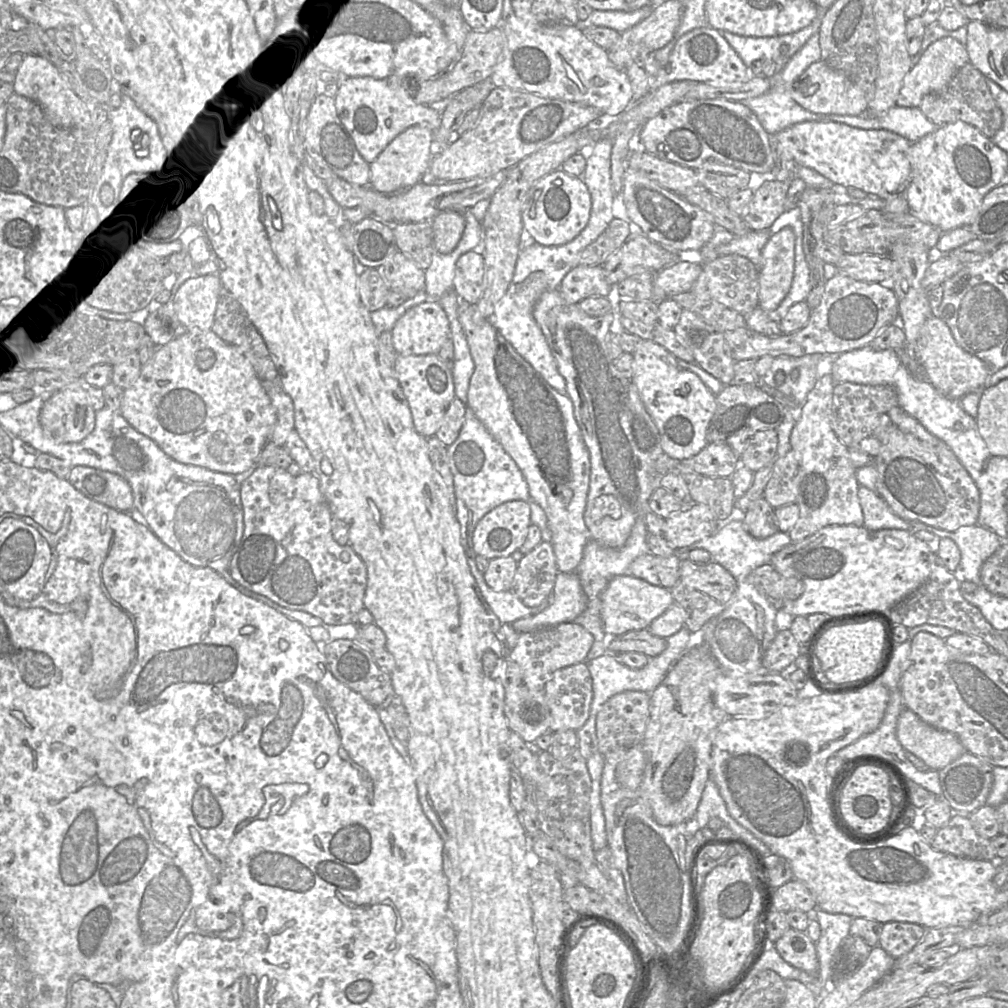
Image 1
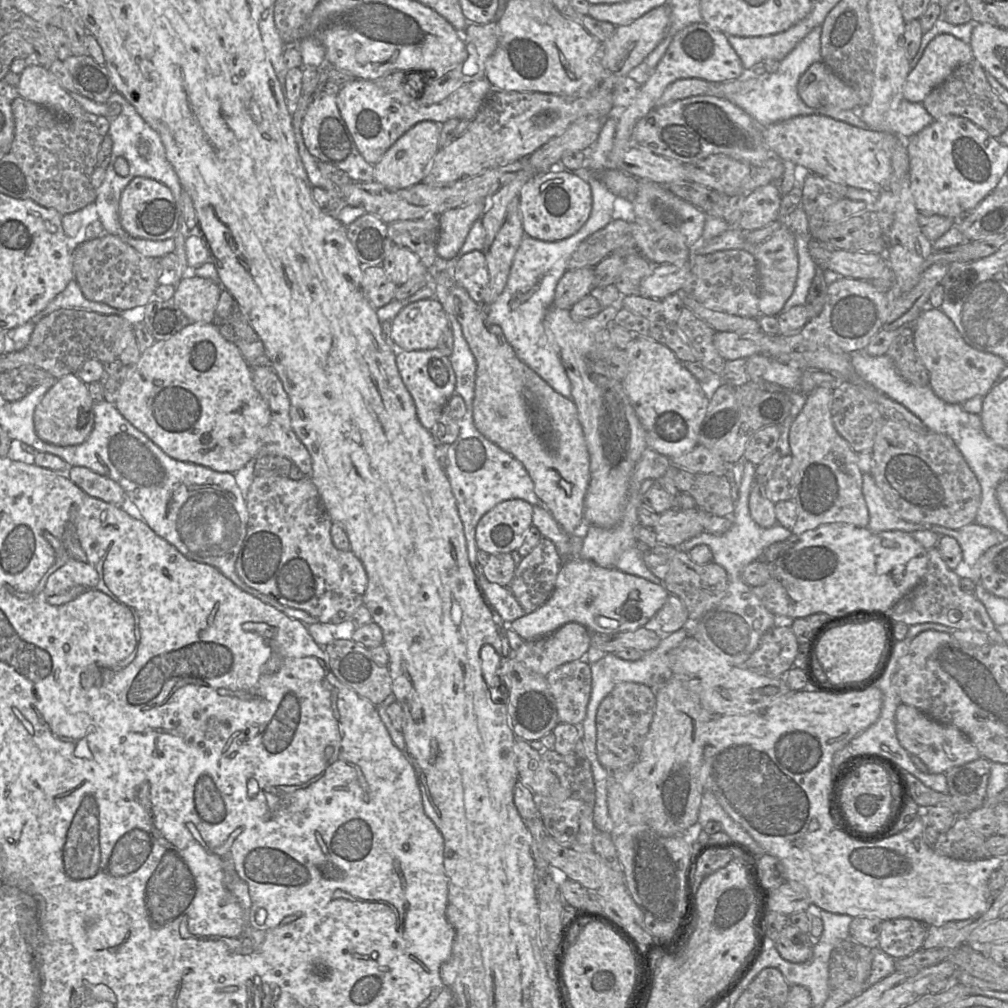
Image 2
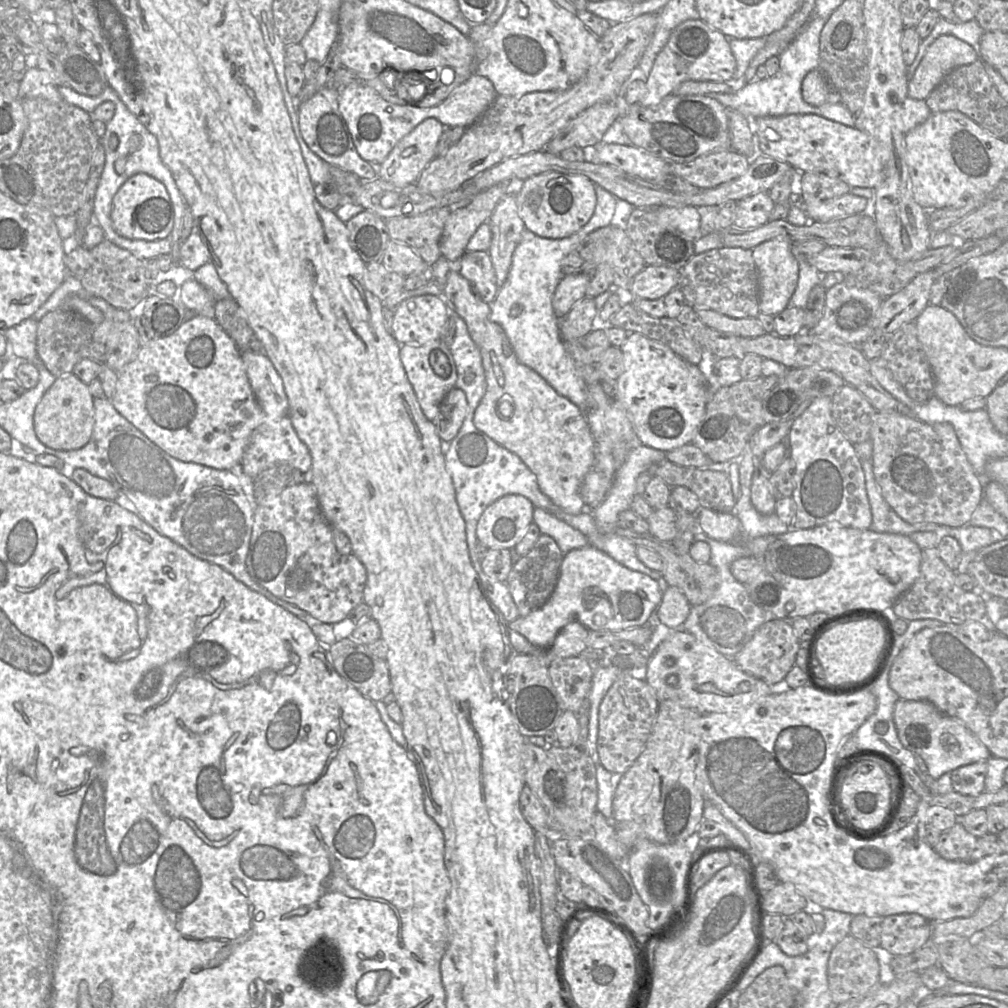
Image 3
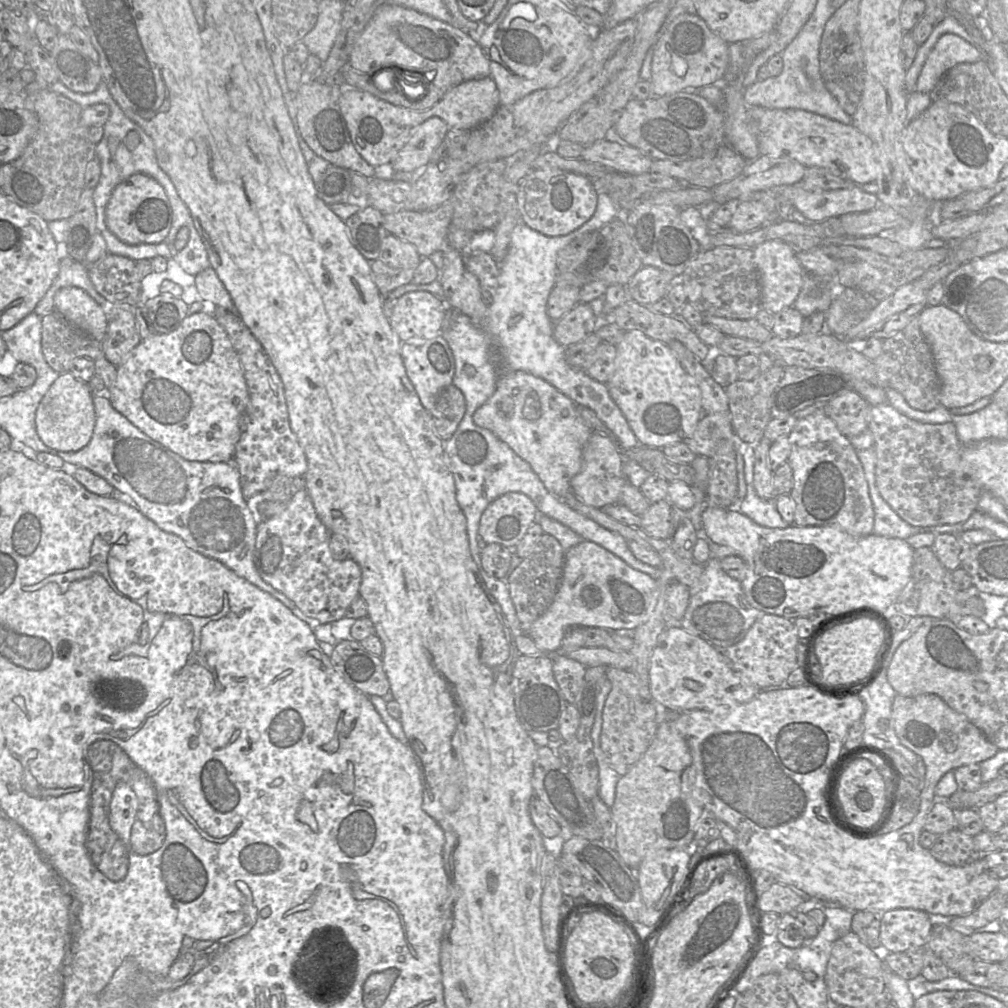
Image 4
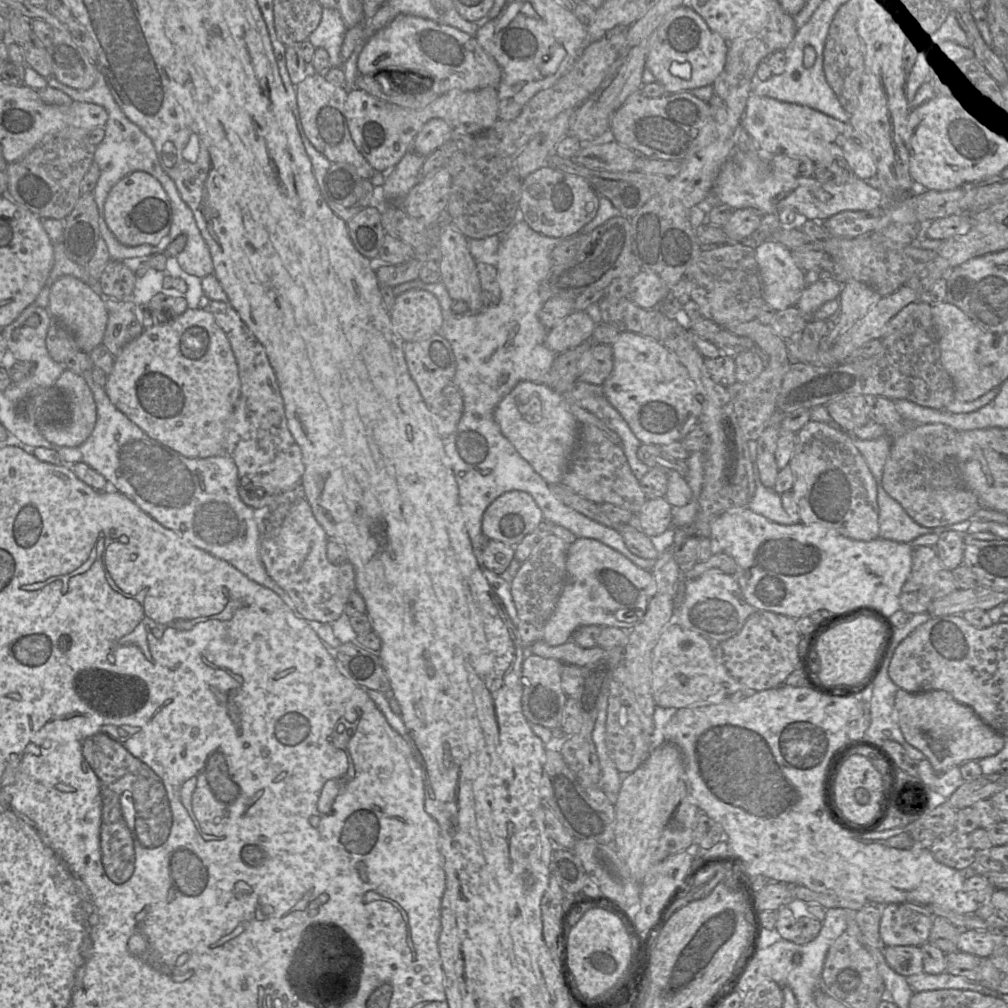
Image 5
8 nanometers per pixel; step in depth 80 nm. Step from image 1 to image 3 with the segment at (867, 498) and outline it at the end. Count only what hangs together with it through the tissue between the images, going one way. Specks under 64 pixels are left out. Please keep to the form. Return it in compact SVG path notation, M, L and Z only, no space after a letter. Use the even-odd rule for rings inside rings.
M871 460L861 461L865 476L867 497L871 507L872 523L870 529L878 533L910 535L914 532L936 532L940 527L948 527L936 523L910 524L901 519L882 497L873 473Z

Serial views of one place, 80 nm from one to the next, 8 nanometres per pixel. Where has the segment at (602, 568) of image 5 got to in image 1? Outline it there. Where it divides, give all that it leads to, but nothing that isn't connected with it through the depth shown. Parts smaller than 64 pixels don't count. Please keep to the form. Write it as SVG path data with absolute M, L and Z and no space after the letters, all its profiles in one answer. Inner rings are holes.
M559 572L550 604L542 612L516 620L511 625L518 633L573 622L587 608L587 596L575 572ZM629 574L618 575L610 580L601 594L601 618L607 636L629 631L649 629L650 624L674 603L670 589L655 586Z

